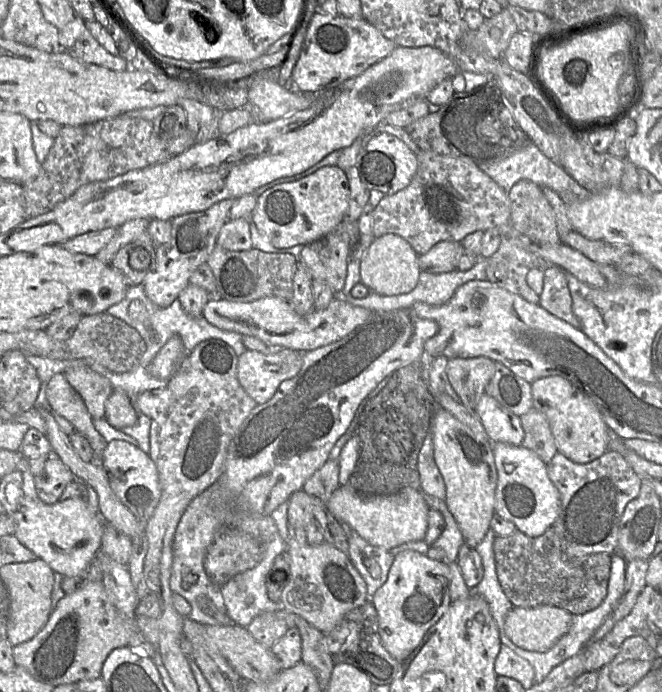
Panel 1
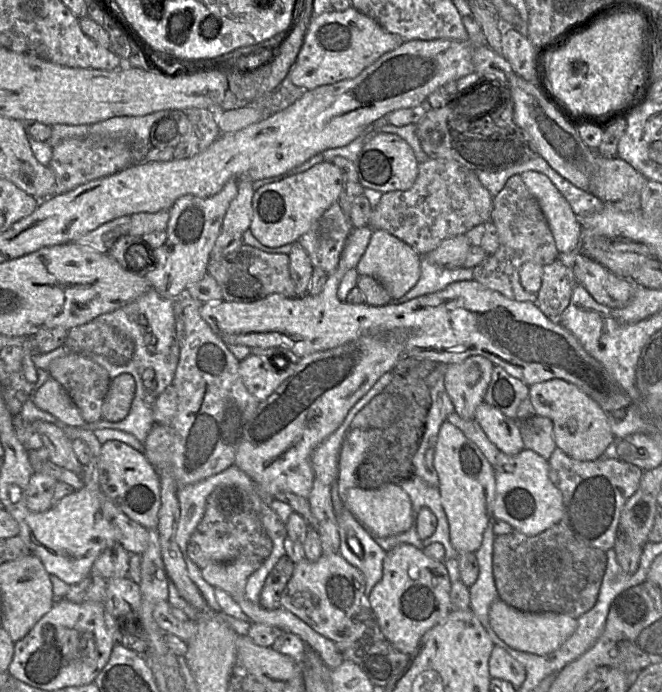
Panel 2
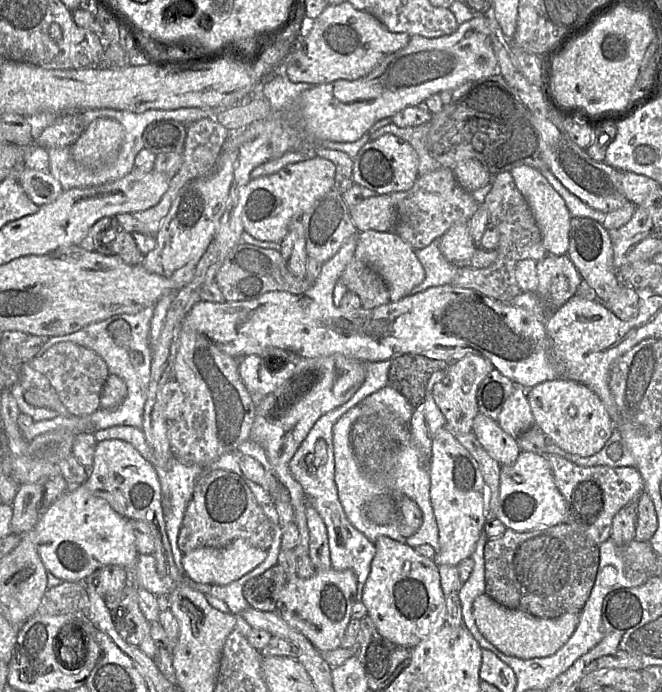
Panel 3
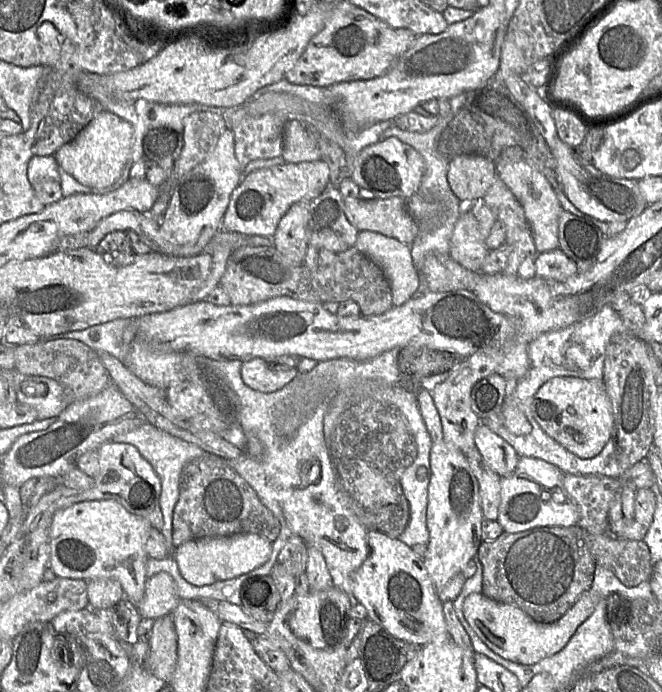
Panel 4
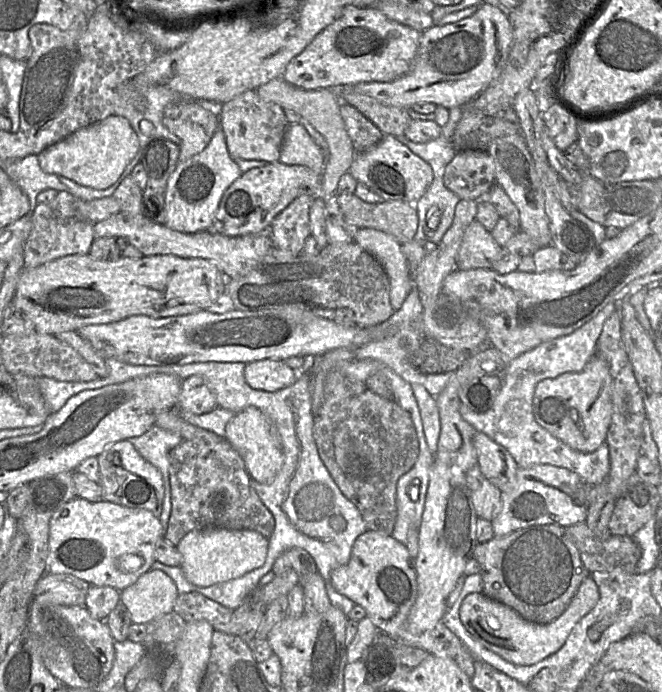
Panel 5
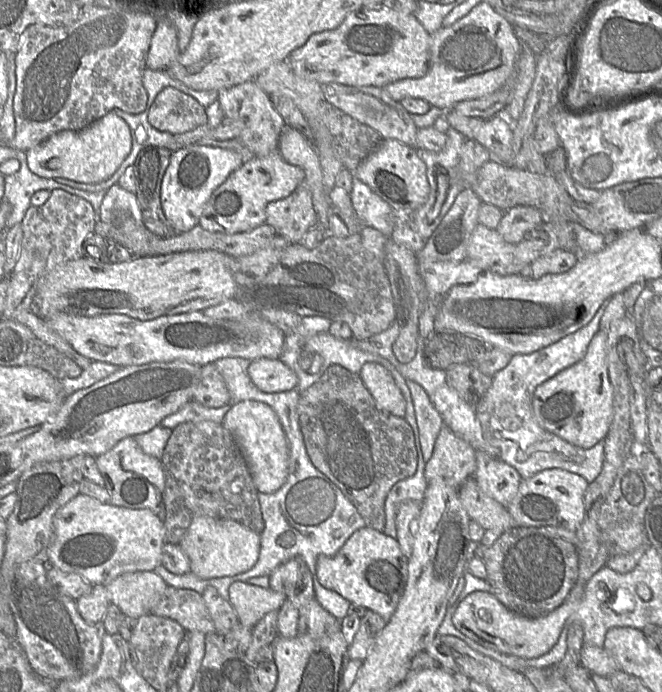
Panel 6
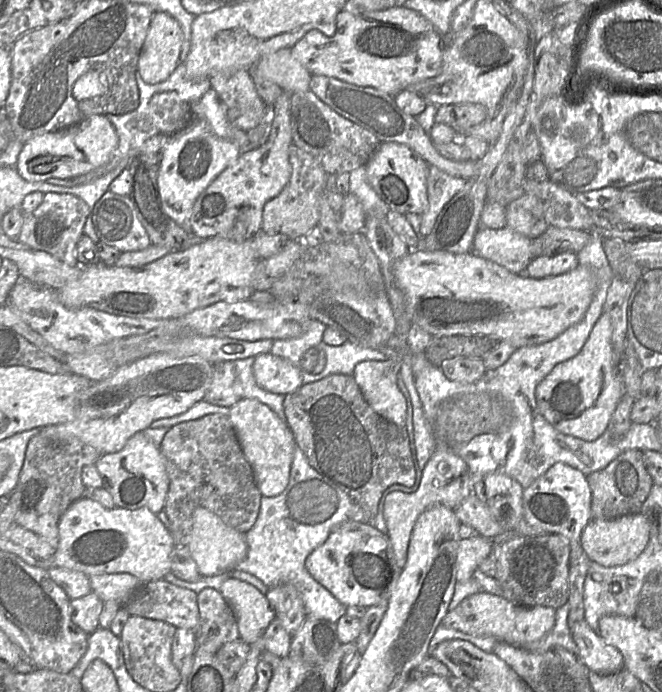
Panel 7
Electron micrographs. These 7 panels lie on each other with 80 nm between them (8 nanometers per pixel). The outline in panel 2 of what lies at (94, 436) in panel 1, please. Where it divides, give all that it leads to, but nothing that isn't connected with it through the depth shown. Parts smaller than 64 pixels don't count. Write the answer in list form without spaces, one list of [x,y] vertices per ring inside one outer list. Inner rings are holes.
[[[51,376],[47,383],[32,392],[30,399],[37,408],[52,414],[63,425],[85,427],[87,424],[63,386]]]

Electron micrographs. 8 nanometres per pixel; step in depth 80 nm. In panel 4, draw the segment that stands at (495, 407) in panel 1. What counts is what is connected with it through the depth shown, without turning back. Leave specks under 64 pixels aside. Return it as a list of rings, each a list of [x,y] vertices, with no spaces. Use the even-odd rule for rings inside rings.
[[[482,422],[476,429],[474,444],[488,466],[501,478],[516,469],[519,462],[516,450]]]

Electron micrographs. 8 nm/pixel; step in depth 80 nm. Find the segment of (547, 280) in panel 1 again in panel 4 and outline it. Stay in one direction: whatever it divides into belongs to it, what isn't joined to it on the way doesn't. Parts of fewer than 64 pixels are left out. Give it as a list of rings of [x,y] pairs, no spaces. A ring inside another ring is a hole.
[[[560,249],[538,253],[534,263],[537,277],[558,282],[567,280],[579,271],[576,263]]]

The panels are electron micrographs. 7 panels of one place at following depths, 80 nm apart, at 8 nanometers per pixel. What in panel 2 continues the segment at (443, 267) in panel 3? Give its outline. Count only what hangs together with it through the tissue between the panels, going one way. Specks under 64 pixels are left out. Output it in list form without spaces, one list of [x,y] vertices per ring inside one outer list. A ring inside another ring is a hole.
[[[421,256],[421,274],[416,285],[404,296],[390,303],[401,304],[411,299],[431,294],[444,289],[451,283],[473,279],[473,268],[442,268],[432,264],[425,256]]]

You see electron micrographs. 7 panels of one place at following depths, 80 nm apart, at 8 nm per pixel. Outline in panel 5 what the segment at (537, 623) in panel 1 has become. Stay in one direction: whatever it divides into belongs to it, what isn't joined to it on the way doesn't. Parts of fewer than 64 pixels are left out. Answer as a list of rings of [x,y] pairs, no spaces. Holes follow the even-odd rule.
[[[589,576],[583,580],[566,610],[548,624],[527,621],[512,608],[487,597],[482,592],[471,593],[464,598],[459,616],[468,633],[482,646],[511,663],[532,665],[557,652],[577,622],[594,608],[599,598],[599,588]]]

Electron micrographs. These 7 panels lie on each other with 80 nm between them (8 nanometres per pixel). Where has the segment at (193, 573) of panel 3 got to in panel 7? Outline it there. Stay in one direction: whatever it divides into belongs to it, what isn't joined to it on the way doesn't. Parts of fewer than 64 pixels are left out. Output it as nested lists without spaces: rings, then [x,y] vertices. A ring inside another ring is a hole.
[[[201,506],[192,514],[192,528],[188,536],[184,537],[184,545],[189,549],[202,576],[217,576],[229,572],[247,555],[244,534],[226,525],[216,514]]]

